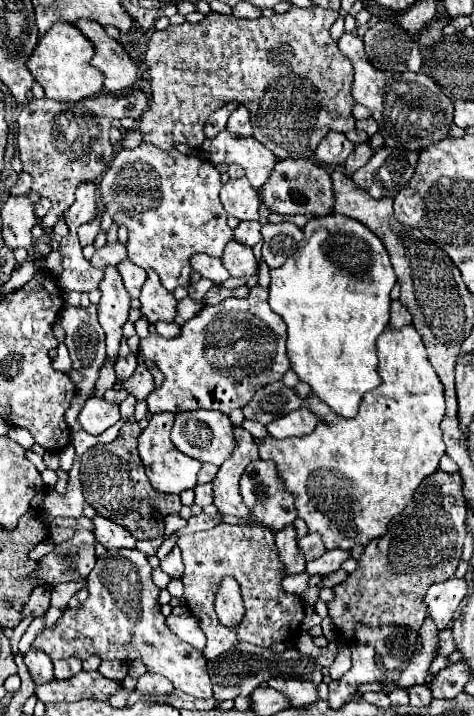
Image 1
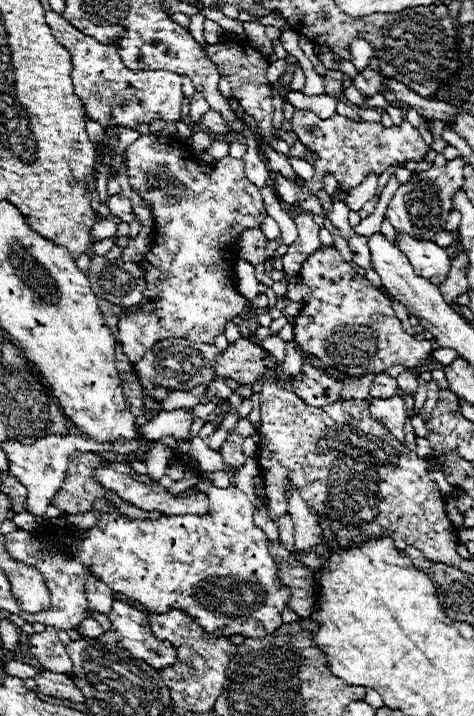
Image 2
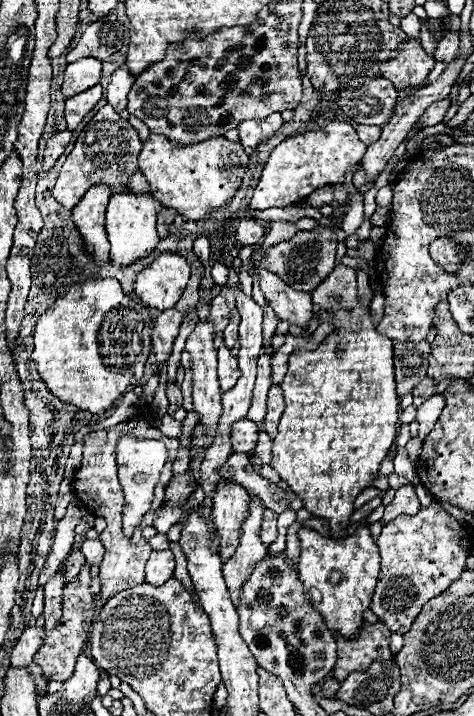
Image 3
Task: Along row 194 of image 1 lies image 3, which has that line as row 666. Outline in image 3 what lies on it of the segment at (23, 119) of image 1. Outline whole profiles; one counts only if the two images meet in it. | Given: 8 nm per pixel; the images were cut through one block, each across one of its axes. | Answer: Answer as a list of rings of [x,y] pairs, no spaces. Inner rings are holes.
[[[84,564],[80,574],[70,580],[64,586],[64,602],[62,602],[62,620],[54,630],[46,630],[46,638],[42,648],[36,652],[34,660],[44,670],[44,676],[48,680],[64,682],[74,672],[74,664],[80,652],[84,652],[84,646],[88,644],[88,634],[92,630],[92,622],[96,618],[96,606],[94,596],[90,594],[90,564]]]

